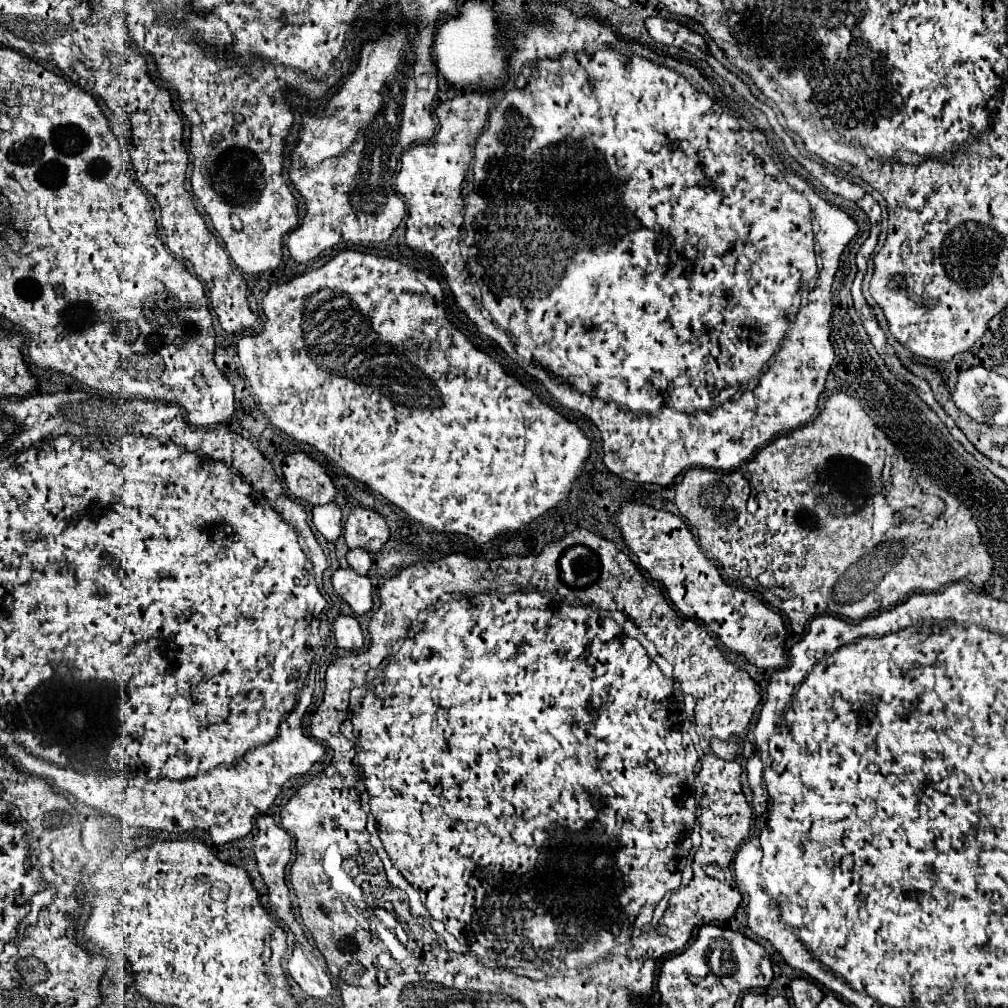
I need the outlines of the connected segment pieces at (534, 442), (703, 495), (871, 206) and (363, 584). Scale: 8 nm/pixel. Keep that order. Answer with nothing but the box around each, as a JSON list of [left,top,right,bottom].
[[238,251,590,545],[676,393,994,635],[858,195,880,223],[332,567,372,615]]

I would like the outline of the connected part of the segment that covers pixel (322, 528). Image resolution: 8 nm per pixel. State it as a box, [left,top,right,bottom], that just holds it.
[312,501,342,541]

